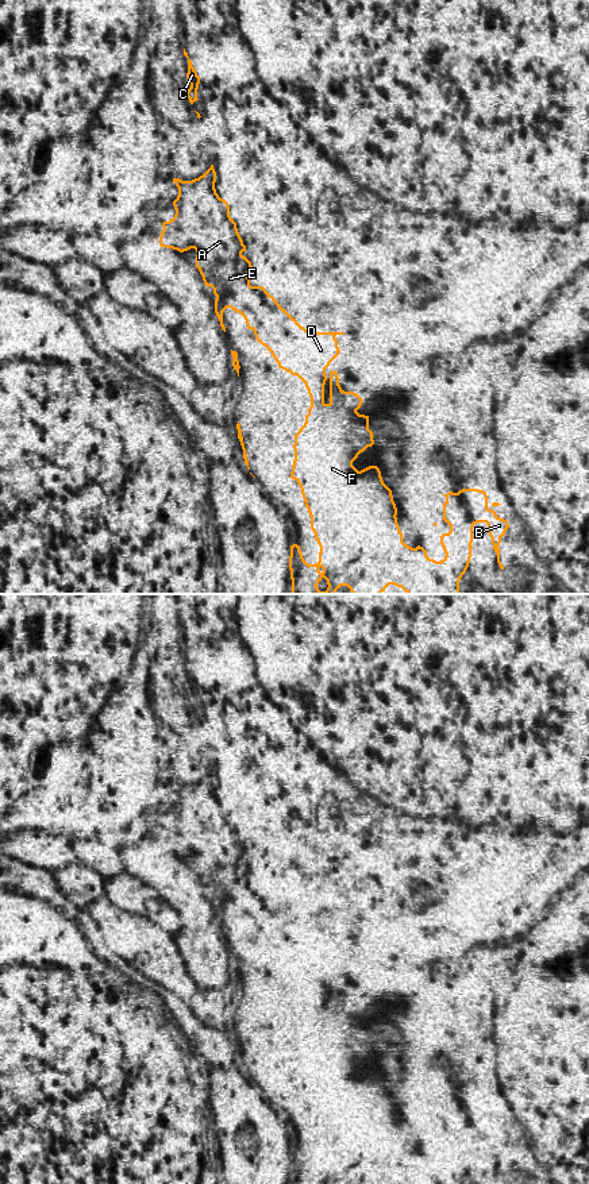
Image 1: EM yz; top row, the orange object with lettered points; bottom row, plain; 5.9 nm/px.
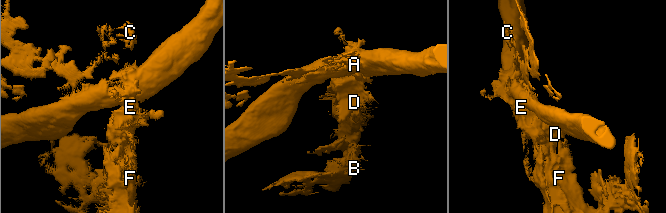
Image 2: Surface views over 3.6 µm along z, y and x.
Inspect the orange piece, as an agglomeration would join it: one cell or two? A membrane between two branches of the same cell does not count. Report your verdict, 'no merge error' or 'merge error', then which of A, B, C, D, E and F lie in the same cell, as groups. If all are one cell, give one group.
merge error | A / B C D E F

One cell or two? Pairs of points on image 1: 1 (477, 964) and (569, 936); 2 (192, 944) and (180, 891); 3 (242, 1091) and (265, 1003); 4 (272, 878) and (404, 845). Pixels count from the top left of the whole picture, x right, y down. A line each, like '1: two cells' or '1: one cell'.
1: one cell
2: two cells
3: two cells
4: one cell

